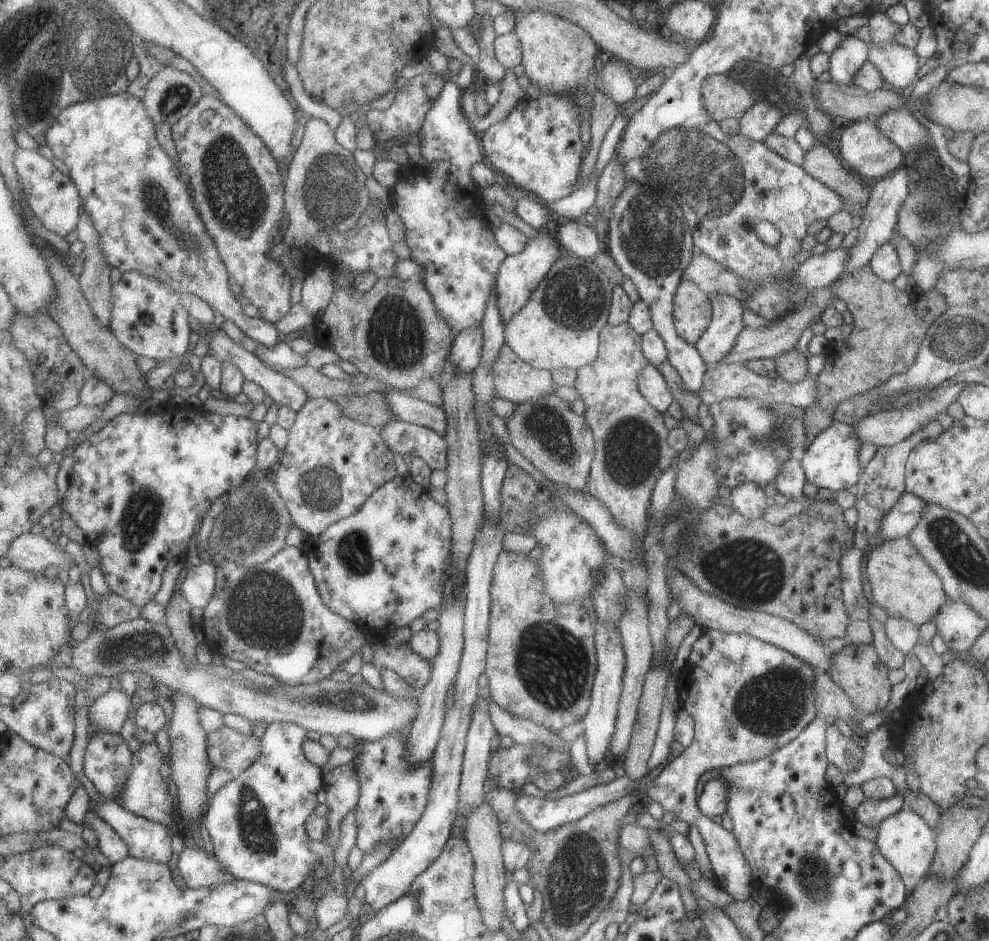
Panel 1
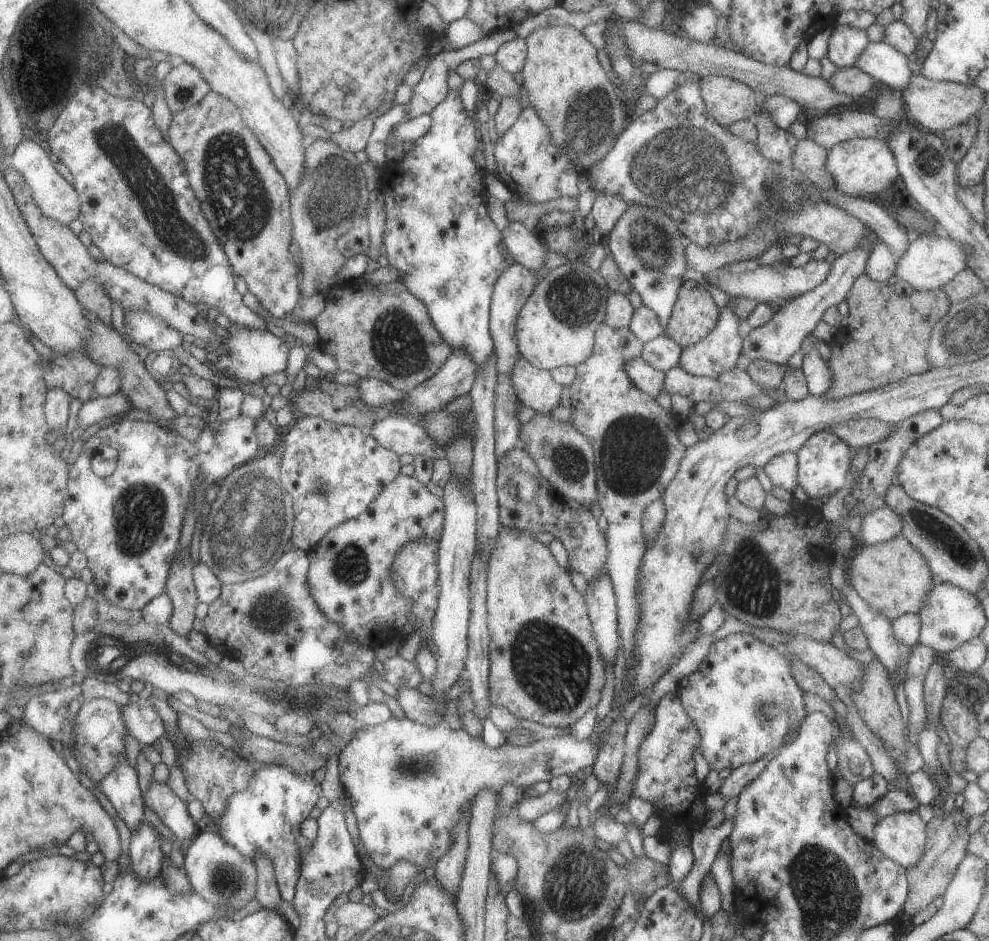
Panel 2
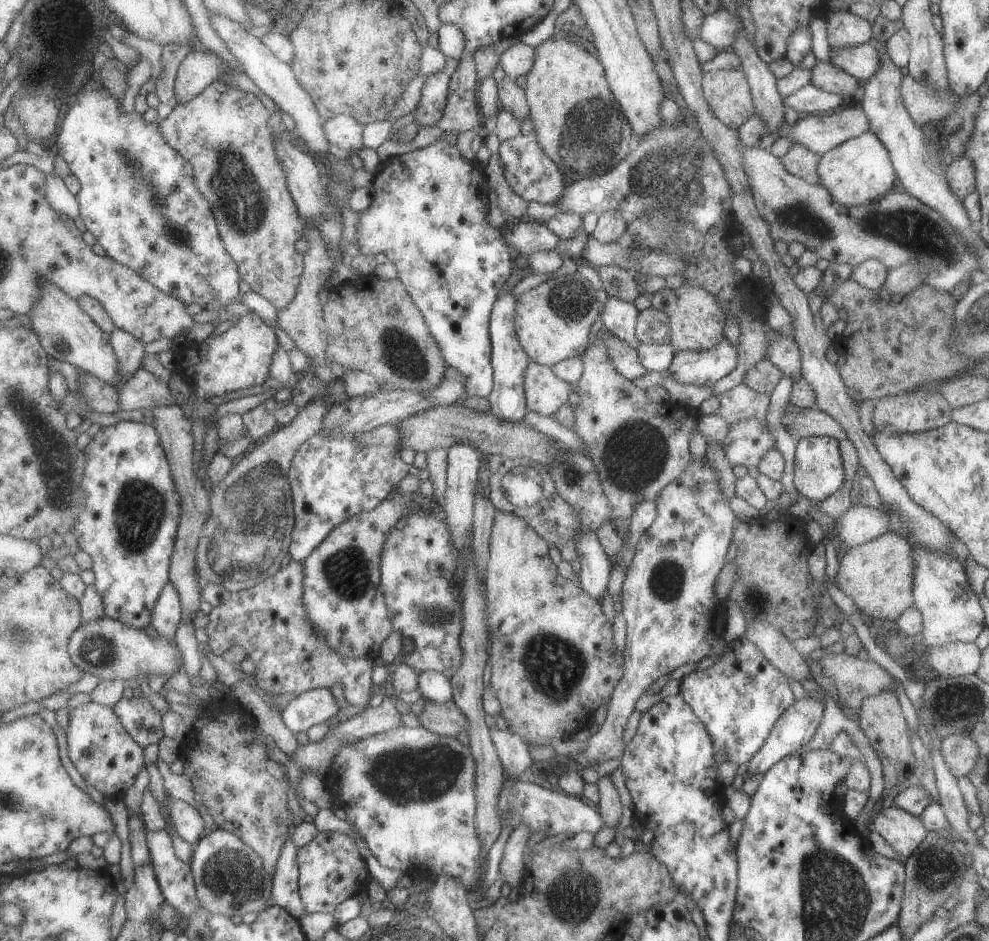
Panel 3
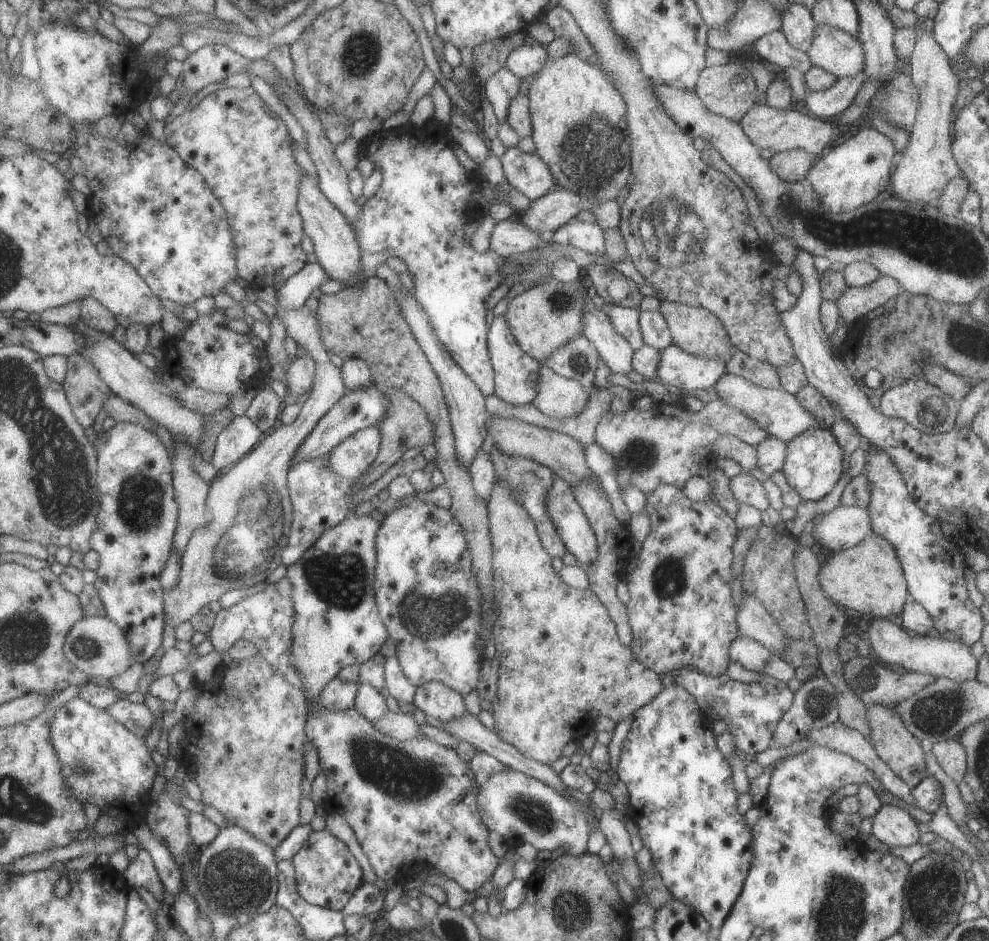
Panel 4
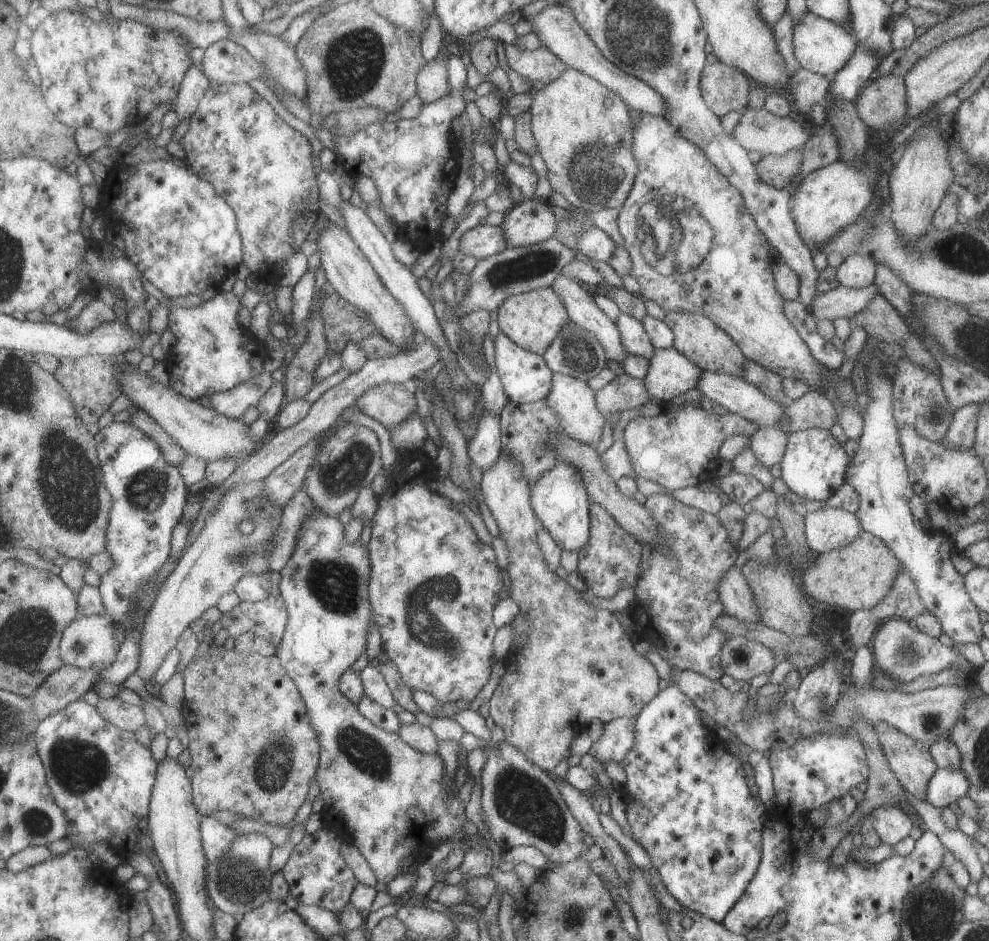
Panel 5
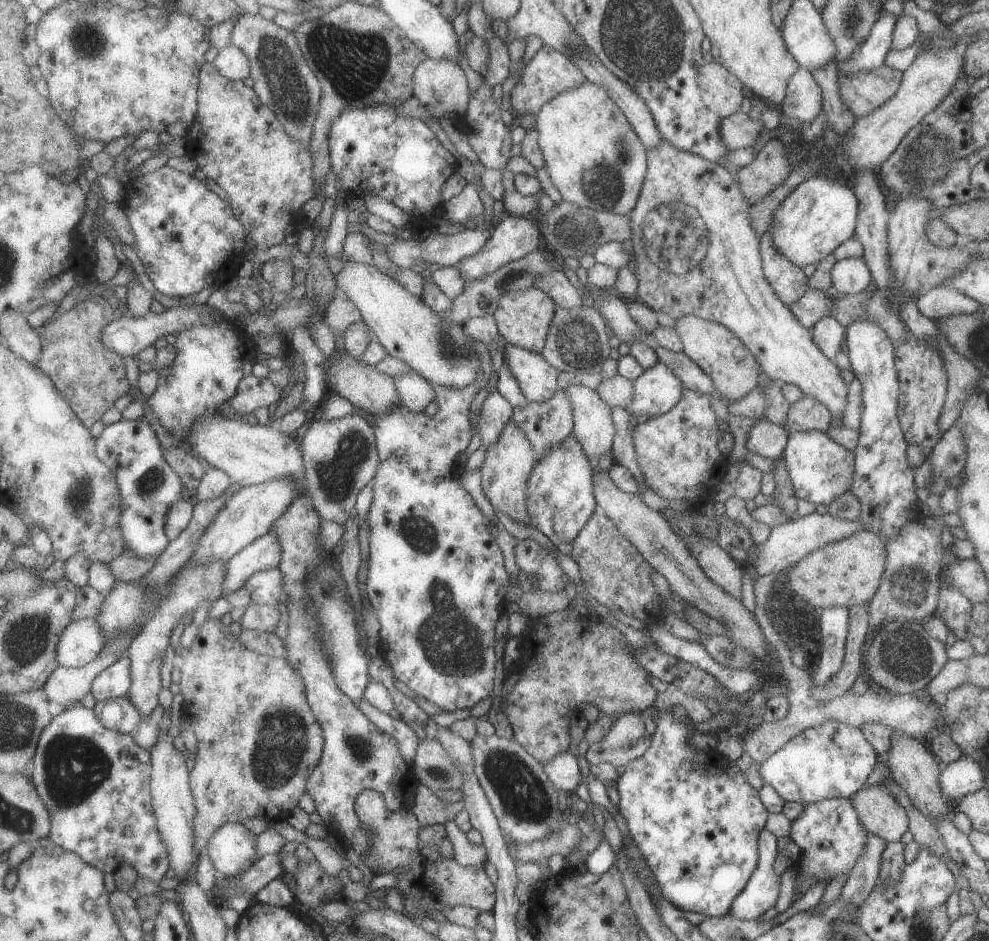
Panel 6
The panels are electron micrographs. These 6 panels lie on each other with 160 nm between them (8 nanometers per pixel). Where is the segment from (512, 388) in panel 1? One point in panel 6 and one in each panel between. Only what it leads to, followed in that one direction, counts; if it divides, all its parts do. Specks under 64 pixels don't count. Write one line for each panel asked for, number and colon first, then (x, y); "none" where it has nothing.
2: (534, 387)
3: (544, 393)
4: (557, 397)
5: (572, 400)
6: (592, 427)

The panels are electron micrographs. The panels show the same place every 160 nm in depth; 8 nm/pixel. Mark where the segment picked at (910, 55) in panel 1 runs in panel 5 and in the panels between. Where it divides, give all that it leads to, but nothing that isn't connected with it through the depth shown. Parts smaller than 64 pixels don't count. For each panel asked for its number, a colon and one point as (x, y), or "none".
2: (881, 61)
3: (862, 61)
4: (838, 53)
5: (820, 46)

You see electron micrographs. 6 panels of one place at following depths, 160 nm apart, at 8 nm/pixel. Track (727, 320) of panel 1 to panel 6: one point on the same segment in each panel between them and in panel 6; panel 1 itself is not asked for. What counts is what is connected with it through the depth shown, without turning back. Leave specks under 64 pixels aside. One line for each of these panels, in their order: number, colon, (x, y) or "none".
2: (717, 352)
3: (702, 367)
4: (686, 373)
5: (669, 374)
6: (656, 391)

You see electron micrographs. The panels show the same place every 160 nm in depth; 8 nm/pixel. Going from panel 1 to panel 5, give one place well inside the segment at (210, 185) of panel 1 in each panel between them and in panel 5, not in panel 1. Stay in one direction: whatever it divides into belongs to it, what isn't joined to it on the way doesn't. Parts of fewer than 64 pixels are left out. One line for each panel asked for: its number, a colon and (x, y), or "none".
2: (245, 200)
3: (222, 133)
4: (242, 151)
5: (261, 168)

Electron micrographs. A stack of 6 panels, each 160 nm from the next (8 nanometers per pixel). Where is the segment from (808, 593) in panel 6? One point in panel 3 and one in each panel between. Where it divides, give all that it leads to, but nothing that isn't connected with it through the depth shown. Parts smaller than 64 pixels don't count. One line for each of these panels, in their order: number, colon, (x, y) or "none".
3: (876, 575)
4: (867, 578)
5: (857, 576)

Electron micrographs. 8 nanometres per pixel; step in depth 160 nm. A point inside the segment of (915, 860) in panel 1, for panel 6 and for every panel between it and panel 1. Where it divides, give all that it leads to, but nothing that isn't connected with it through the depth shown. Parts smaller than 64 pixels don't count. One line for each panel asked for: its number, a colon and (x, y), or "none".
2: (901, 837)
3: (903, 832)
4: (894, 827)
5: (891, 825)
6: (878, 812)

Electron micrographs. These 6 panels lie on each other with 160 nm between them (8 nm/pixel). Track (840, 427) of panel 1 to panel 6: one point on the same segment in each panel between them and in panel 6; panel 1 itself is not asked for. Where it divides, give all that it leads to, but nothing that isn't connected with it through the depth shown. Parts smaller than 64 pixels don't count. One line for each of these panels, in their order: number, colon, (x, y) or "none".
2: (822, 461)
3: (818, 473)
4: (812, 466)
5: (813, 466)
6: (820, 470)

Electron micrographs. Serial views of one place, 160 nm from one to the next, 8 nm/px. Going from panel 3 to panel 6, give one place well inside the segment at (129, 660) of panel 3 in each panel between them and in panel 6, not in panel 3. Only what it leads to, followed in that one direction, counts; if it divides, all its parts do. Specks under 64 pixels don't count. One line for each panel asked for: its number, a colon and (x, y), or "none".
4: (97, 646)
5: (90, 642)
6: (82, 641)

